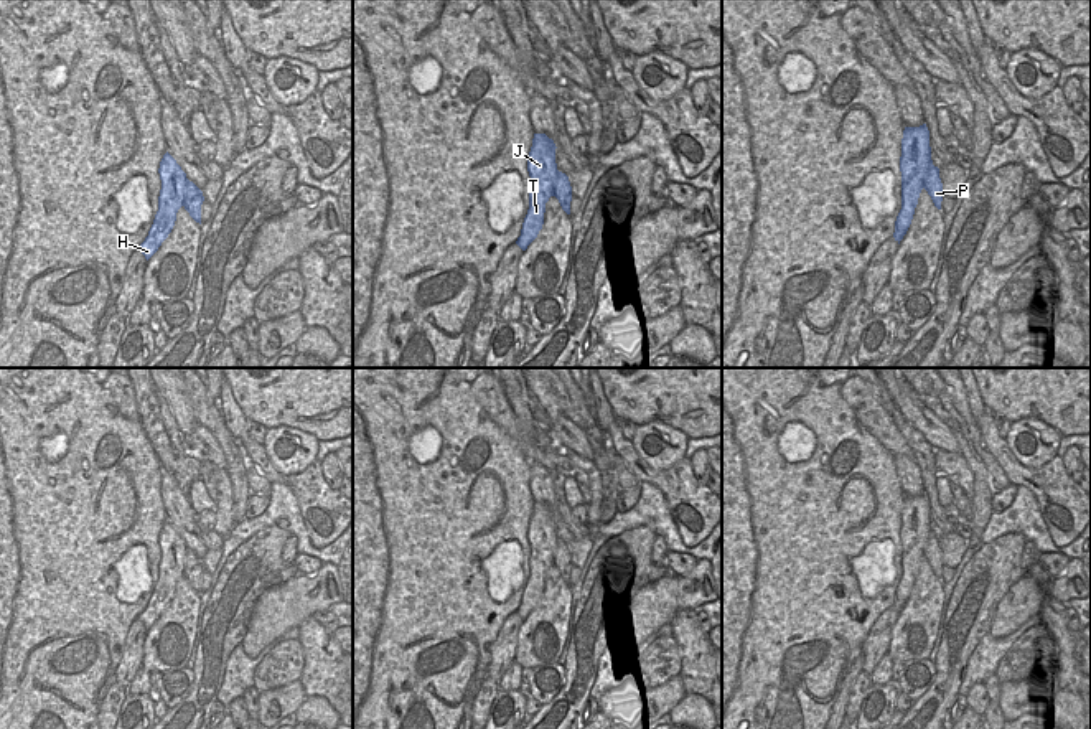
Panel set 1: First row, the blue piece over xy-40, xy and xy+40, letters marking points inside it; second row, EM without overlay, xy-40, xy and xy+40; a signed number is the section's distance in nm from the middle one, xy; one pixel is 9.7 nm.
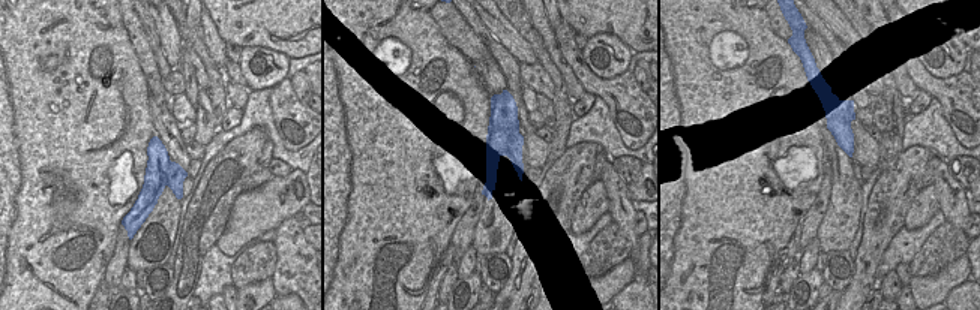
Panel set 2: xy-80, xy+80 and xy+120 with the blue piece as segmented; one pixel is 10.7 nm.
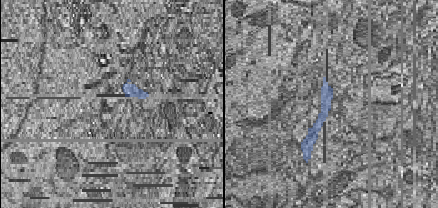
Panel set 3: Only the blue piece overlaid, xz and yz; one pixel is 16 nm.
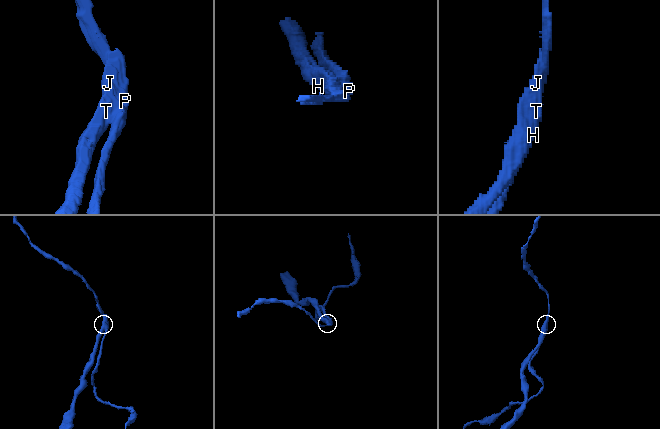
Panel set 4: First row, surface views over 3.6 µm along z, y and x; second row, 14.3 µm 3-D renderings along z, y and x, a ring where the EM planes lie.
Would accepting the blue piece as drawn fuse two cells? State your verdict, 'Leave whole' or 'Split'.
Split

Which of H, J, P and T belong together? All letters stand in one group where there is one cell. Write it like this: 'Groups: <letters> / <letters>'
Groups: H J T / P

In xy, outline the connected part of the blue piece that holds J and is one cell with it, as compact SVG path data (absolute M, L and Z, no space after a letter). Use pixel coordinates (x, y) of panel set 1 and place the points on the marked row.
M534 145L529 152L527 172L531 176L529 209L522 223L521 236L516 244L526 251L537 238L544 224L546 203L554 195L557 181L557 163L544 150L544 145Z

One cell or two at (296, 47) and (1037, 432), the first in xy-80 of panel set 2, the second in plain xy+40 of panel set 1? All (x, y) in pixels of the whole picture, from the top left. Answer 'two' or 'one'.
two

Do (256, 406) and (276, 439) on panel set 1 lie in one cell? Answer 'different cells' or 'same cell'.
different cells

